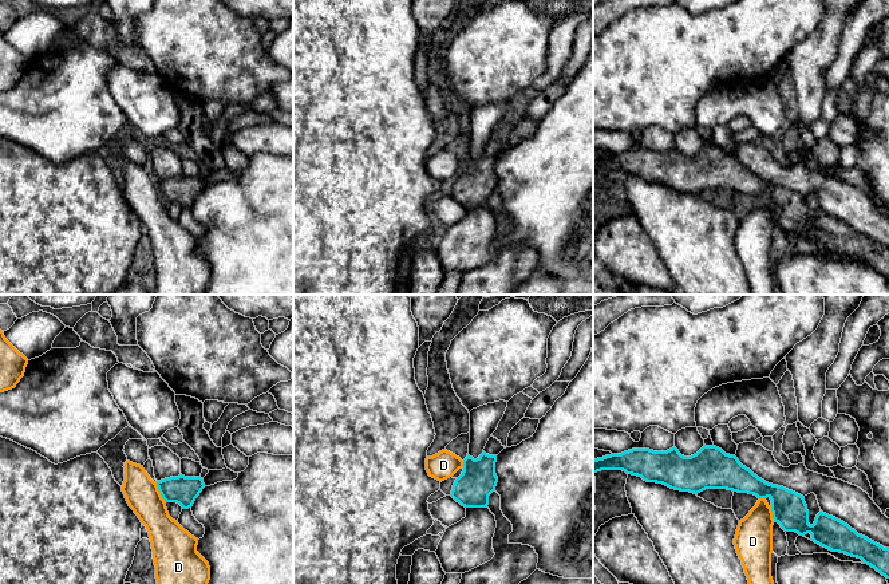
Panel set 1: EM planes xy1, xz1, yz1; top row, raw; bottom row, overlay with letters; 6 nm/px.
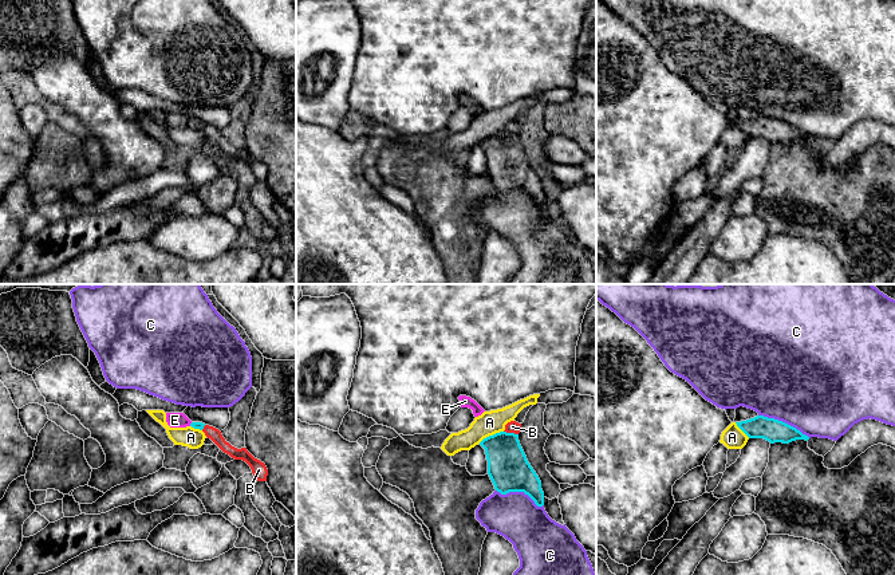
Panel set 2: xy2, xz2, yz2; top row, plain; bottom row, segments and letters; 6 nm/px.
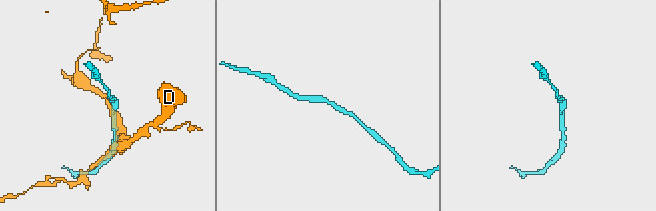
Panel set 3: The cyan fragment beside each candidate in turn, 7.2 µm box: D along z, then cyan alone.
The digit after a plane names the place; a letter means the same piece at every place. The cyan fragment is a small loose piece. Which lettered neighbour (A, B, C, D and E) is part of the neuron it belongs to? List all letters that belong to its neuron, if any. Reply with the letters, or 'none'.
E

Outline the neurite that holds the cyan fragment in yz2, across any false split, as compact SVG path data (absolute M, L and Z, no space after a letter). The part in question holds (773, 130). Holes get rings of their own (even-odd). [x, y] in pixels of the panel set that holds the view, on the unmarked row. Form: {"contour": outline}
{"contour": "M757 115L754 118L736 123L749 138L764 138L770 143L789 143L796 139L809 139L808 135L803 134L796 127L782 121L768 118L764 115Z"}

